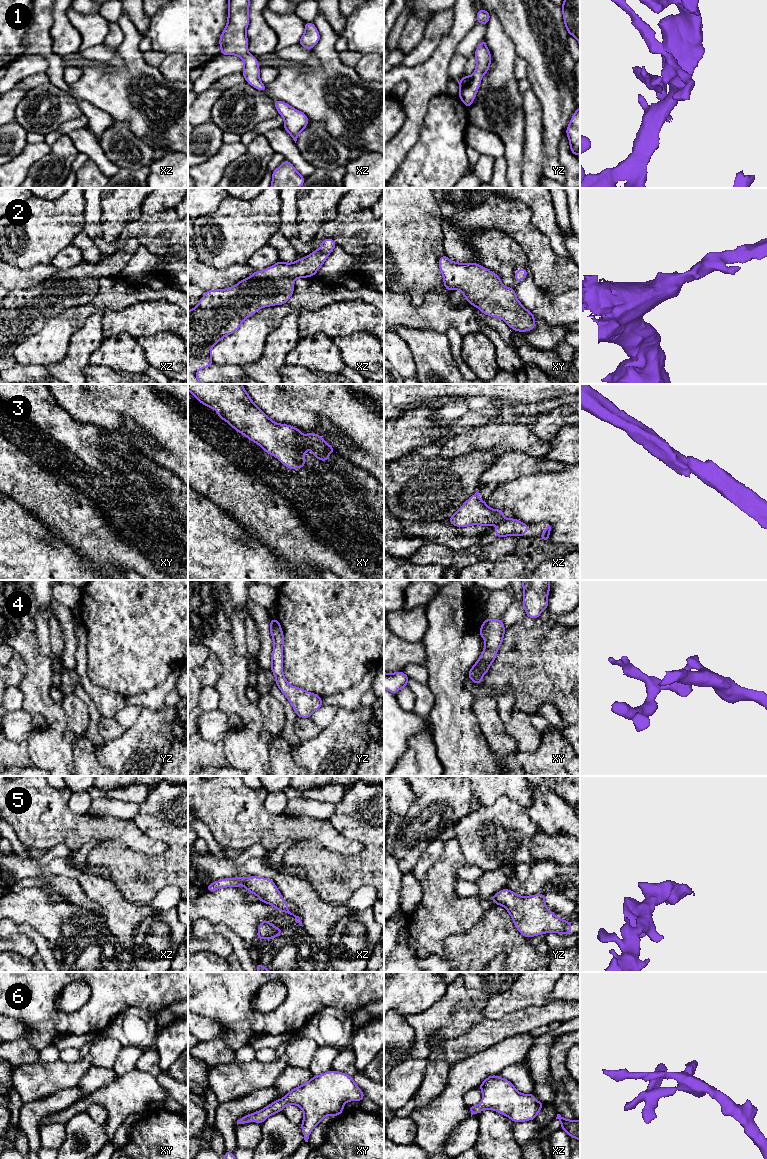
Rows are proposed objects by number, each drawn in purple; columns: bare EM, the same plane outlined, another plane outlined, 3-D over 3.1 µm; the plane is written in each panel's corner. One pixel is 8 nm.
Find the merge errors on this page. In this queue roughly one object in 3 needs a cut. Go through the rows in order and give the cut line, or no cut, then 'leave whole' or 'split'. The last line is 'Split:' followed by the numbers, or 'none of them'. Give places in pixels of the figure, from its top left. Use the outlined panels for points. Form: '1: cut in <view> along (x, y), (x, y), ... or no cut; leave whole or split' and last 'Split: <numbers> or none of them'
1: no cut; leave whole
2: no cut; leave whole
3: cut in xy along (305, 436), (308, 446); split
4: no cut; leave whole
5: no cut; leave whole
6: no cut; leave whole
Split: 3

